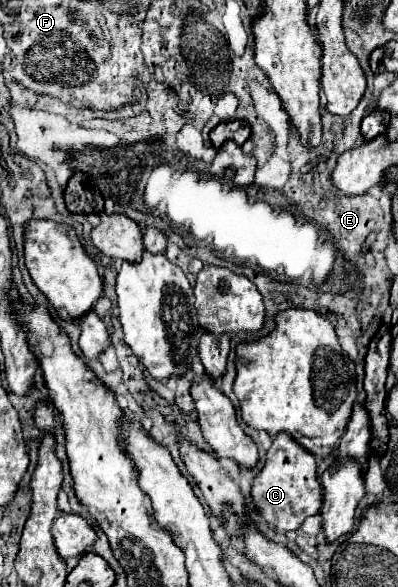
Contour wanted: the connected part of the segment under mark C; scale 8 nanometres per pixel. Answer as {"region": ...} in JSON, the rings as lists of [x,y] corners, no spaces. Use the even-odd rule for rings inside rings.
{"region":[[[277,434],[273,446],[267,450],[265,468],[253,482],[253,502],[261,518],[279,534],[297,530],[307,516],[313,516],[321,510],[323,490],[315,474],[315,456],[311,456],[299,442],[289,434]]]}

